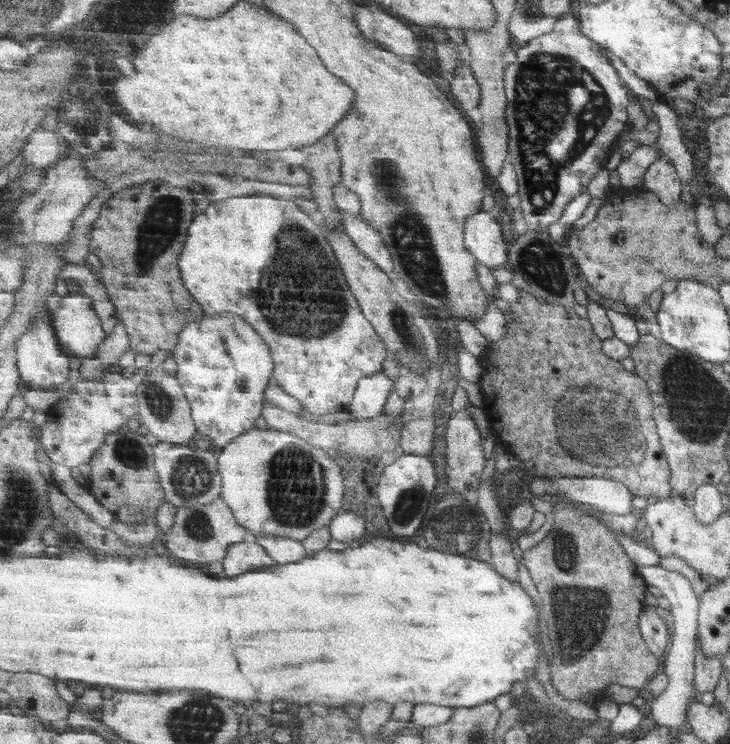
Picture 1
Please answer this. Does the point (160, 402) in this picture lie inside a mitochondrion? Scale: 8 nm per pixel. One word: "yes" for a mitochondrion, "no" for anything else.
yes

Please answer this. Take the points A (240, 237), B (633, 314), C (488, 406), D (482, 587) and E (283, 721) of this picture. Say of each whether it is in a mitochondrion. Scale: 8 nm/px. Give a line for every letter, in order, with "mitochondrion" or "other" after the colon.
A: other
B: other
C: other
D: other
E: other

